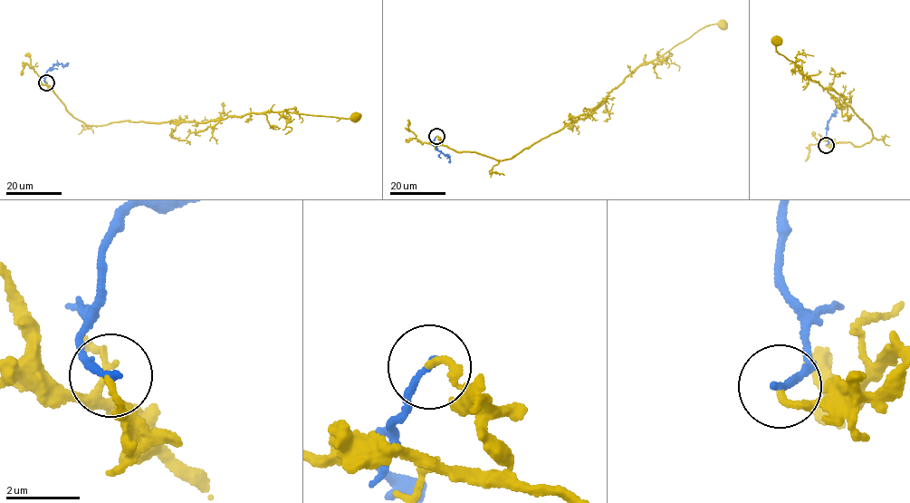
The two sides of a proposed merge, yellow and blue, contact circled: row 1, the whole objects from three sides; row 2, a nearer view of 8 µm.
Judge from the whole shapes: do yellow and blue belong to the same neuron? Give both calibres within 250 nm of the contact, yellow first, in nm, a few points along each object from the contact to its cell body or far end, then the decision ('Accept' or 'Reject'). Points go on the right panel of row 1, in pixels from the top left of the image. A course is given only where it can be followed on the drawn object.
Thickness 160 nm (yellow) against 190 nm. Course of yellow: (826, 145), (843, 141), (860, 146), (871, 140), (872, 130), (842, 95), (823, 88), (777, 52), (777, 42). Course of blue: (826, 145), (828, 121), (836, 109), (841, 108). Reject

